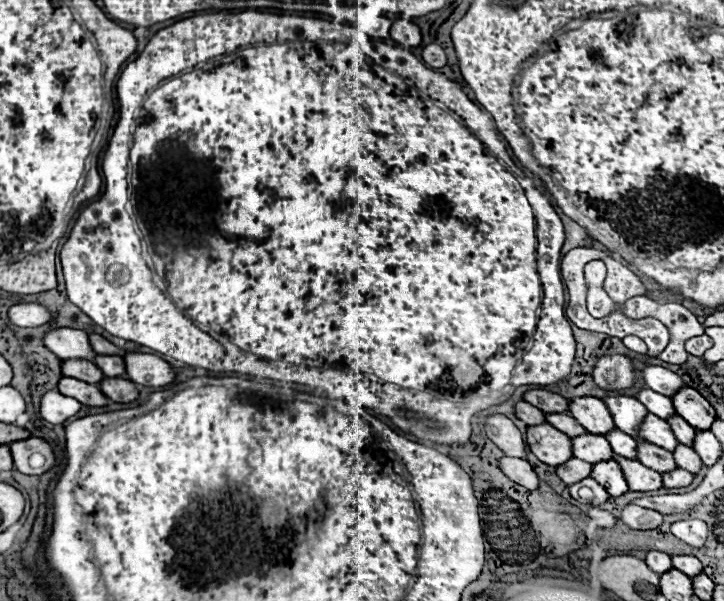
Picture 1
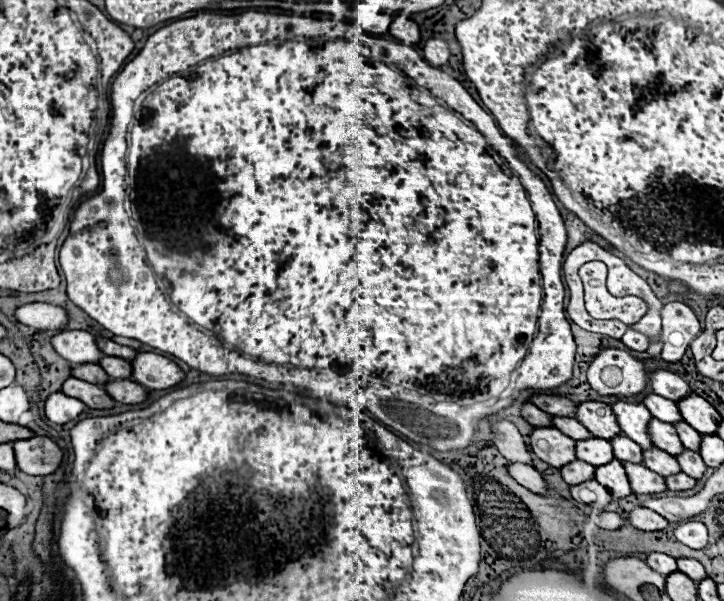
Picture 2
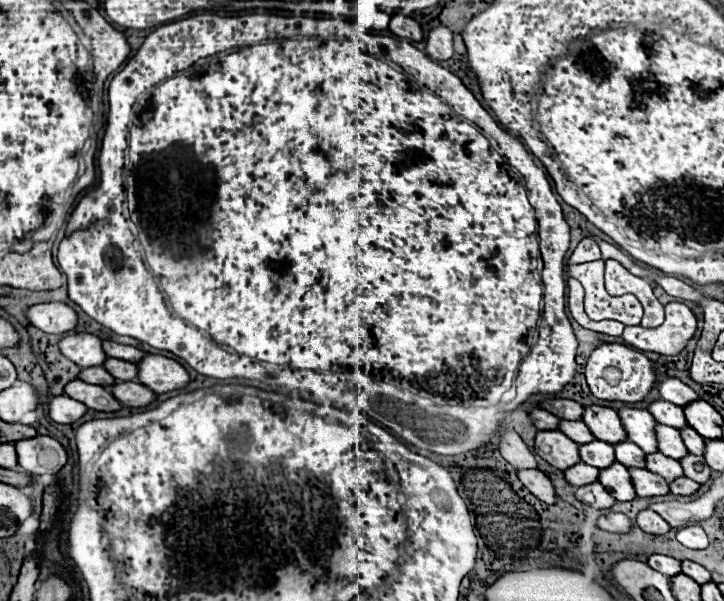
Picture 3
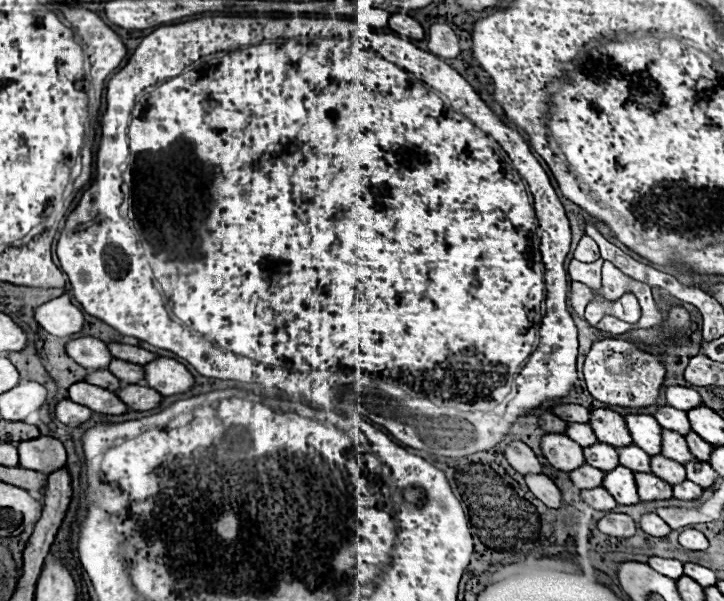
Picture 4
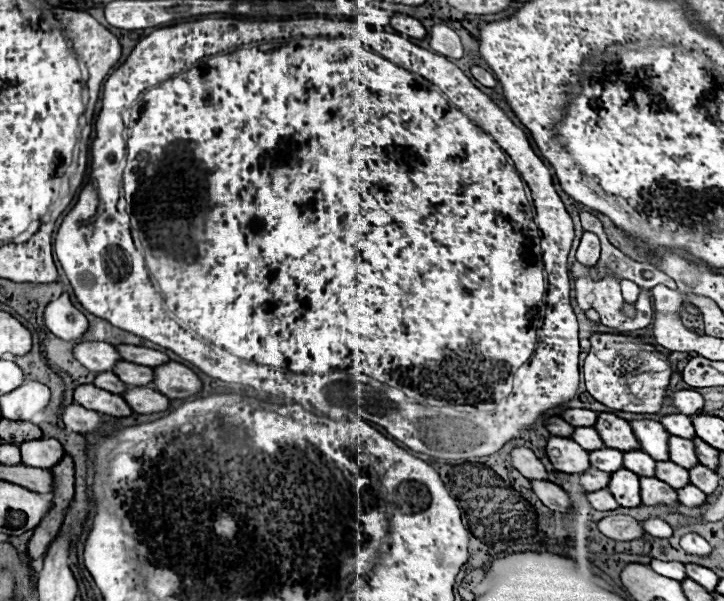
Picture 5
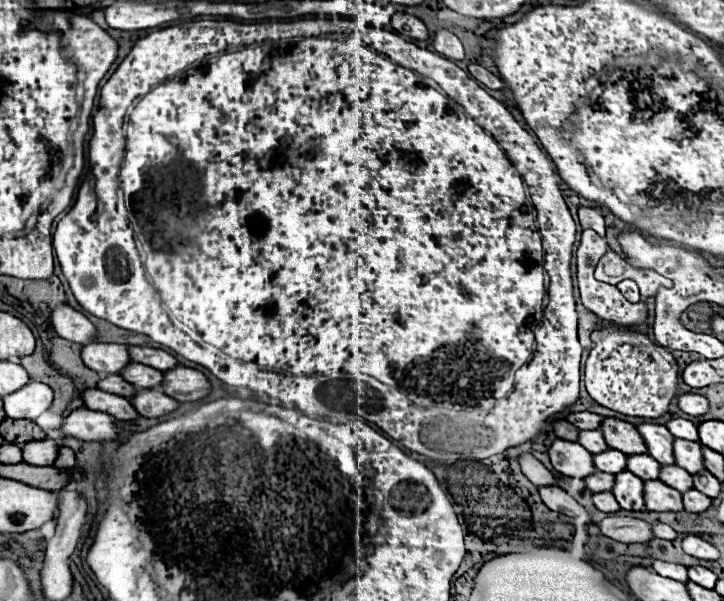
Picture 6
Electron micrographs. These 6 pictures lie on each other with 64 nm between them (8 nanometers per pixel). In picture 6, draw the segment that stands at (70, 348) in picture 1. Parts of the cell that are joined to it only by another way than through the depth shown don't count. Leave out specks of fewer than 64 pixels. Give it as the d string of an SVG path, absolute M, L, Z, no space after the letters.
M92 342L82 348L82 360L90 370L100 374L120 374L128 364L132 364L128 346L124 344L104 344Z

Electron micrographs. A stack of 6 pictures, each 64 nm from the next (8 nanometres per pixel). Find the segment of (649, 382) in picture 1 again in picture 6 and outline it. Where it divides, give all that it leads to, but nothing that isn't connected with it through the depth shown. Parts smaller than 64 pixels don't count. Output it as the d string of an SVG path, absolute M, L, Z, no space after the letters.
M684 394L678 398L678 406L682 412L698 418L698 416L704 416L708 412L708 400L704 396L698 396L698 394Z

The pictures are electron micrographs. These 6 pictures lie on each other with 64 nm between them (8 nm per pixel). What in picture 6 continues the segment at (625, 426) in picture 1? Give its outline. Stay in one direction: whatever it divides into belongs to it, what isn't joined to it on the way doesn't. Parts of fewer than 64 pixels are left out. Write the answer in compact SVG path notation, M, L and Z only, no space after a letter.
M640 424L638 432L644 438L644 442L648 446L648 454L652 458L656 458L662 466L674 464L674 446L672 446L674 436L668 432L666 426Z

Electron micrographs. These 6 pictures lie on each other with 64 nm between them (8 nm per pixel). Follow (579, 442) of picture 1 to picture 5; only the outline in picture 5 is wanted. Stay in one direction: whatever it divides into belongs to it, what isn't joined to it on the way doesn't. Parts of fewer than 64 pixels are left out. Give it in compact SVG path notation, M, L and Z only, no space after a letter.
M600 448L600 450L592 450L590 452L590 464L598 470L604 470L604 472L614 472L614 470L620 470L624 462L624 454L620 450L614 450L614 448Z

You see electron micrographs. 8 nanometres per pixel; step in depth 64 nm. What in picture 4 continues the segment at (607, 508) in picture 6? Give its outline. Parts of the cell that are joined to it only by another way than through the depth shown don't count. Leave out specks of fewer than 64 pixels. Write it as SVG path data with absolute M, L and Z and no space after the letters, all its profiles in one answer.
M602 486L600 488L592 488L592 490L582 490L580 496L582 496L582 500L586 504L590 504L596 510L612 510L612 508L616 508L616 500Z

